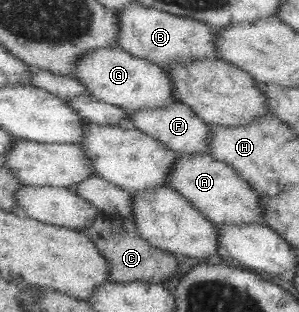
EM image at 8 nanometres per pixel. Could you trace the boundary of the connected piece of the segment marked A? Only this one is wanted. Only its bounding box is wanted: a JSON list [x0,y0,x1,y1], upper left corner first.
[167,153,262,224]

